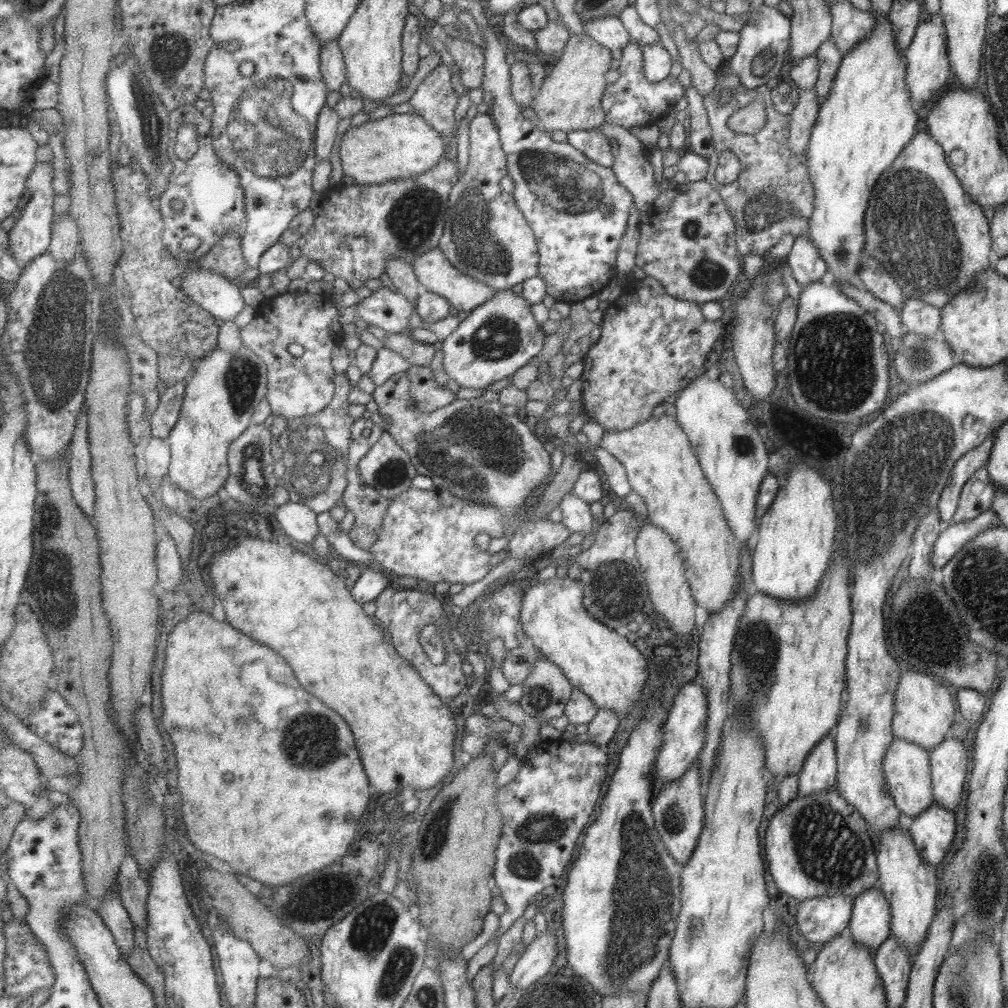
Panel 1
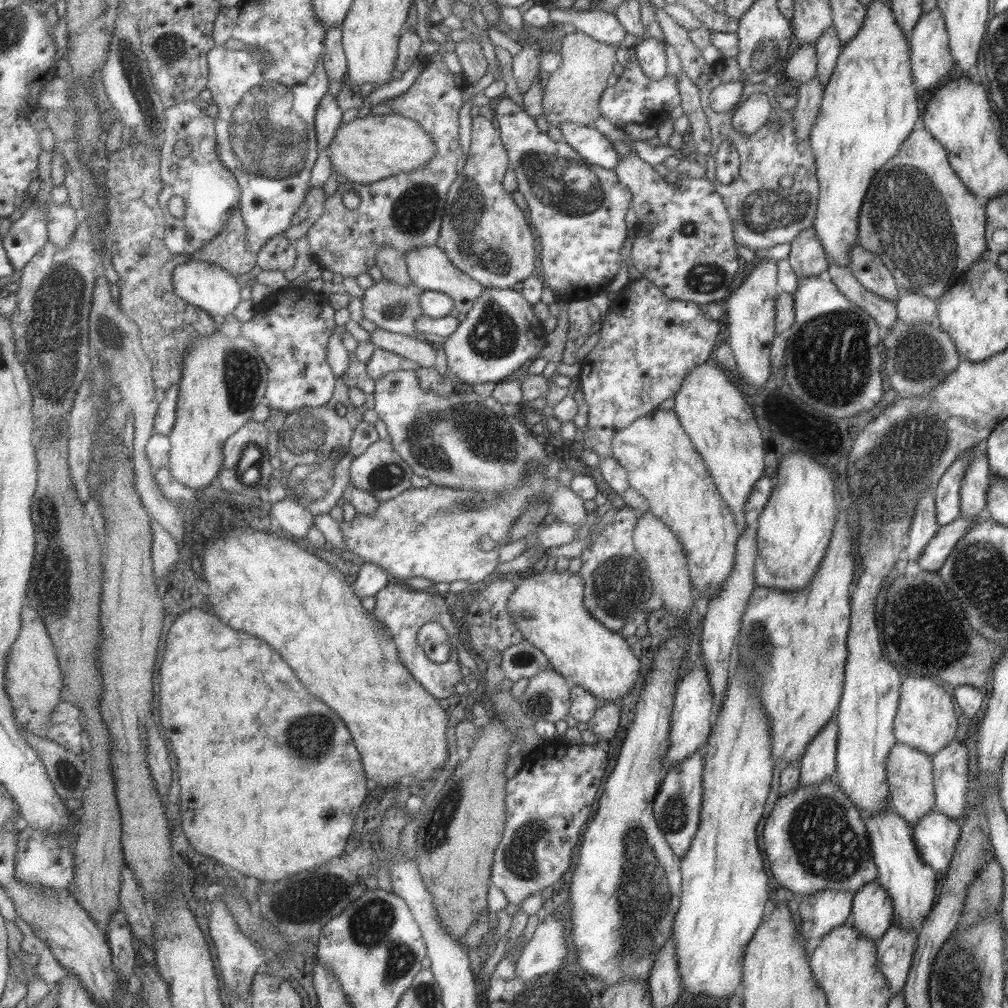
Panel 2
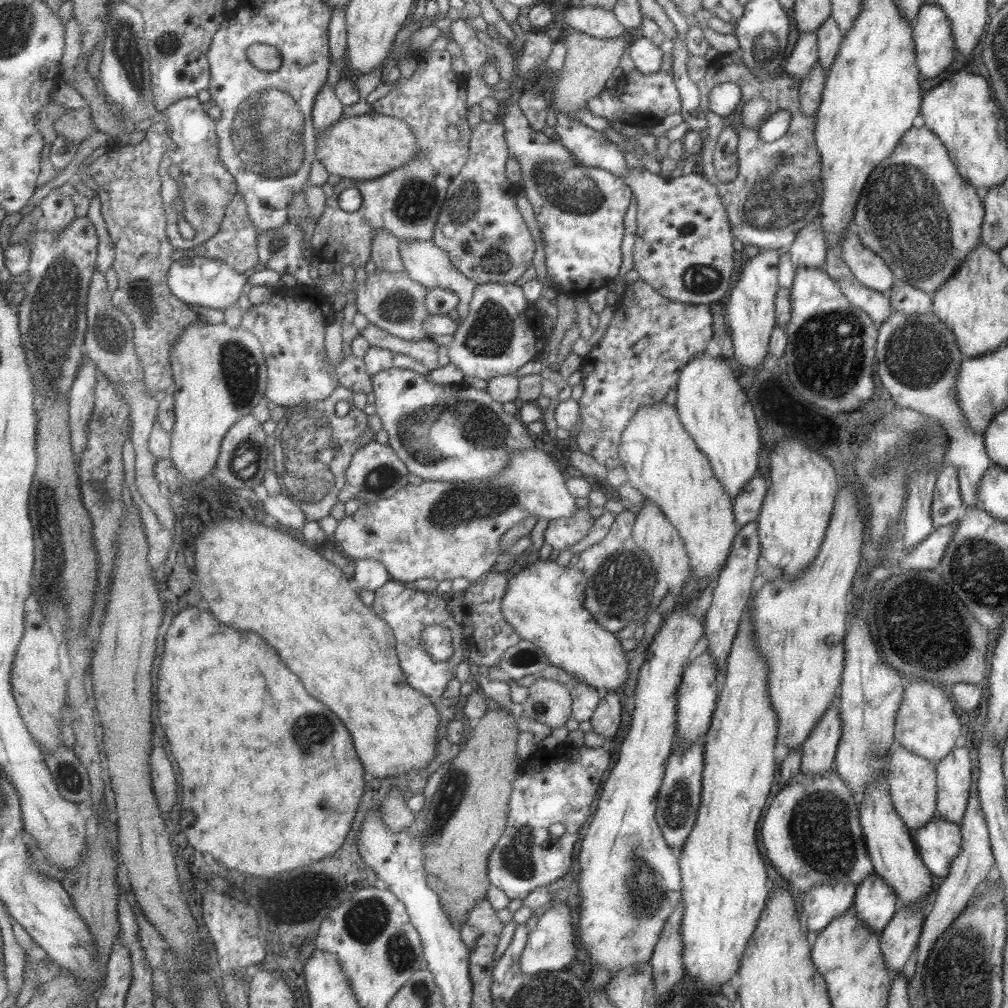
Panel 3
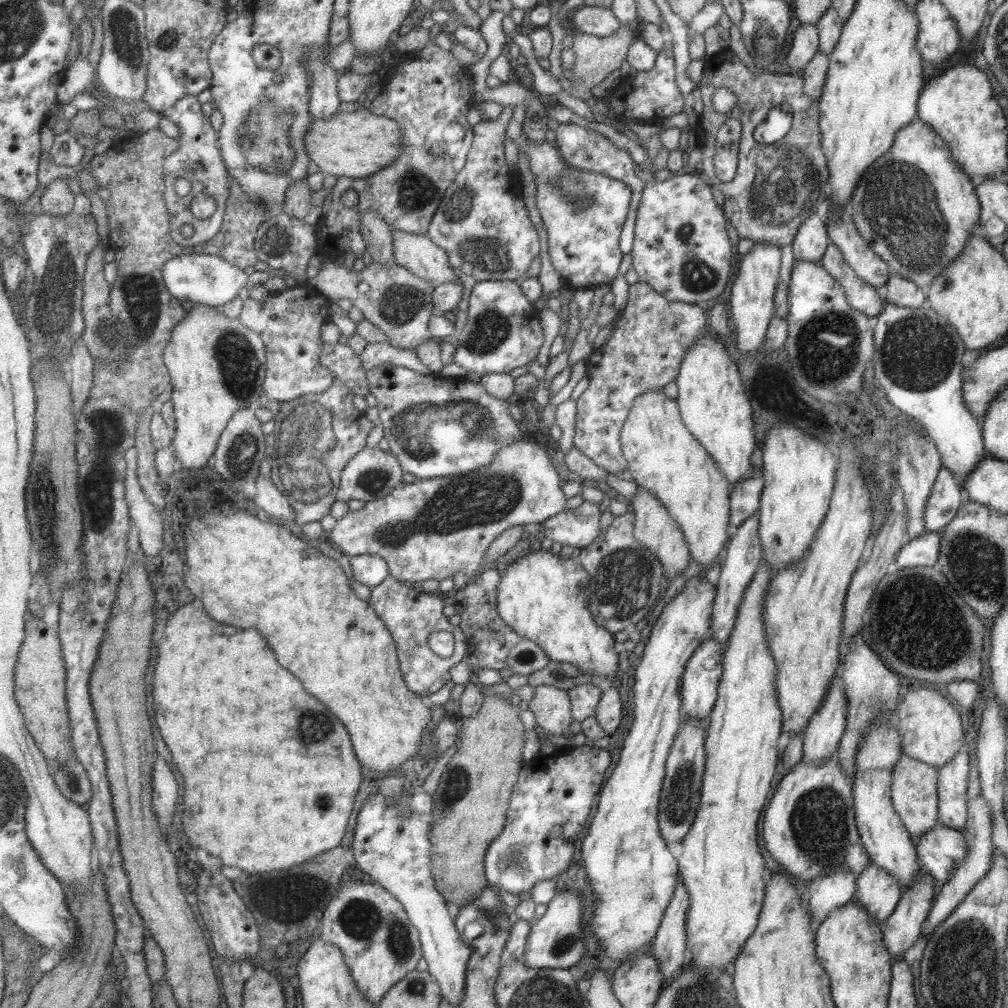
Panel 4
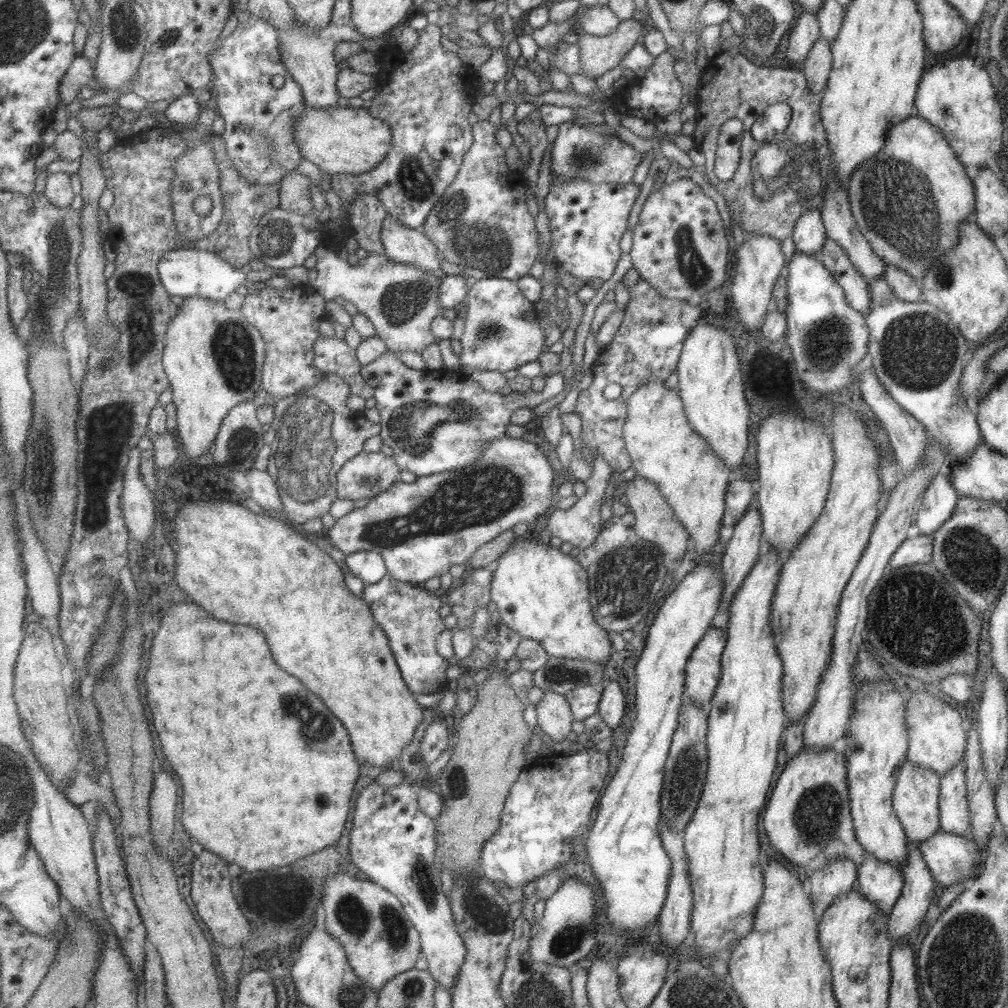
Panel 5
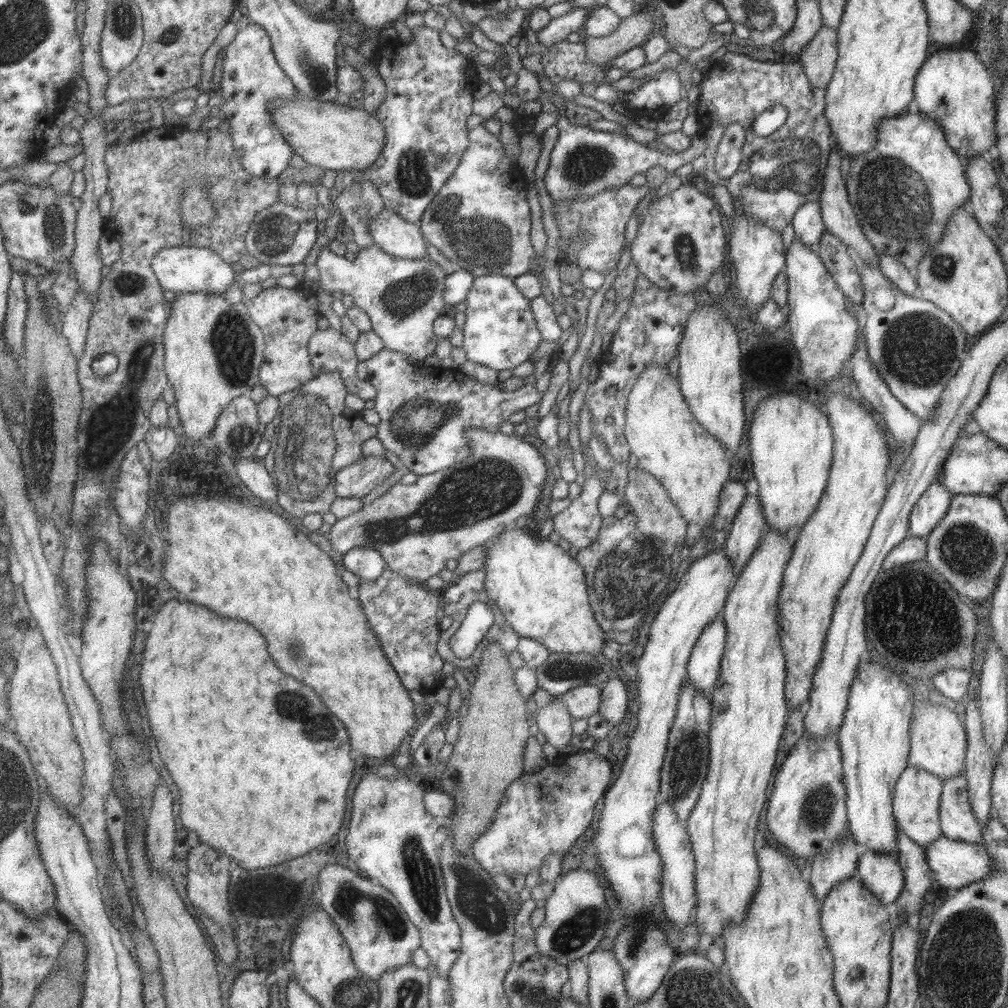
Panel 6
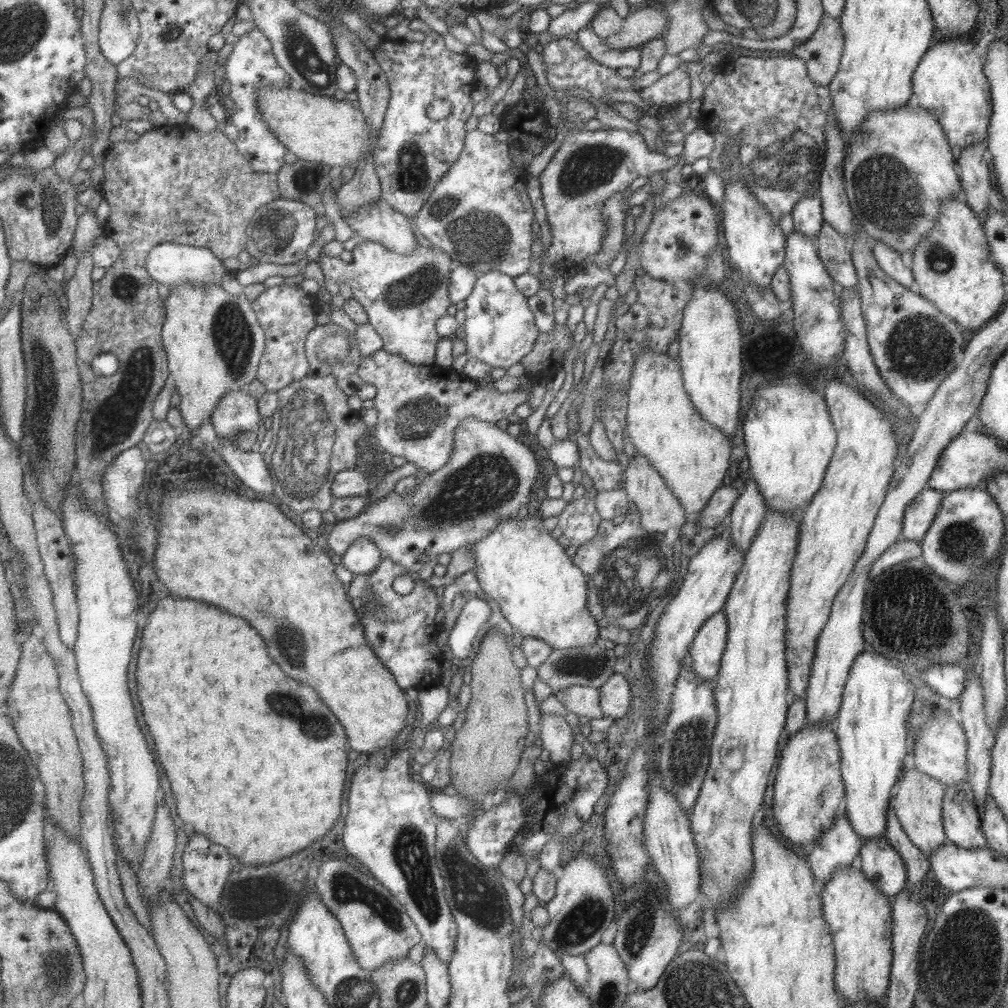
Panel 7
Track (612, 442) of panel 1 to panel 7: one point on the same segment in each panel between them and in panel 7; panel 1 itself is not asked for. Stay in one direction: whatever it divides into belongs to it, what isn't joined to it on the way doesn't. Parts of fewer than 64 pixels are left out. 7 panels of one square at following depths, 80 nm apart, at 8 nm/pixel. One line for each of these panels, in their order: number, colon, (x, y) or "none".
2: (662, 465)
3: (661, 460)
4: (662, 456)
5: (663, 448)
6: (668, 443)
7: (692, 456)

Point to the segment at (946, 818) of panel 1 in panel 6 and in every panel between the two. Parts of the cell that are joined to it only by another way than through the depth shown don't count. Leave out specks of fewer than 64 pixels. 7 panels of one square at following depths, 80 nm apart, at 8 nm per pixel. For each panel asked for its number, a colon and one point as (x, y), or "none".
2: (935, 835)
3: (938, 842)
4: (939, 850)
5: (950, 859)
6: (954, 864)

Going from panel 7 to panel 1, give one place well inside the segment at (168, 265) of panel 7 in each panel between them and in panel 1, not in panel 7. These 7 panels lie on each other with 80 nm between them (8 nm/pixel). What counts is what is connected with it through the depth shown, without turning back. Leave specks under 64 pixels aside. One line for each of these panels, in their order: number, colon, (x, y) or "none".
1: (215, 292)
2: (211, 287)
3: (208, 282)
4: (201, 278)
5: (189, 272)
6: (179, 268)

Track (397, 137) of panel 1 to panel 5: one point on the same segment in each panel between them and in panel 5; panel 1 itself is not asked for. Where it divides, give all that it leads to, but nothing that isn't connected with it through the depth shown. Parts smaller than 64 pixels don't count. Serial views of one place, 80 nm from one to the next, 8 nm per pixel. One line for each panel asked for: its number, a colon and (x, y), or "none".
2: (365, 149)
3: (360, 148)
4: (355, 144)
5: (337, 139)

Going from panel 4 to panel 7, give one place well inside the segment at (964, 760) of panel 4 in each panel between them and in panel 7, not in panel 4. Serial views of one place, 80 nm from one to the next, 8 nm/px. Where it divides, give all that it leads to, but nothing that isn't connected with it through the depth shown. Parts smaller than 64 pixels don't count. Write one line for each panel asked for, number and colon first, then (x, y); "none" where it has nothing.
5: (953, 815)
6: (956, 820)
7: (960, 819)

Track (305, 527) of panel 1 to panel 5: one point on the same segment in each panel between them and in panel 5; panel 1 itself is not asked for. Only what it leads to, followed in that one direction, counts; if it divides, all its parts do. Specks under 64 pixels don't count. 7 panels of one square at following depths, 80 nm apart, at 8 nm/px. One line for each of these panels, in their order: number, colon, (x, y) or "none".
2: (294, 520)
3: (288, 515)
4: (268, 497)
5: (263, 490)

